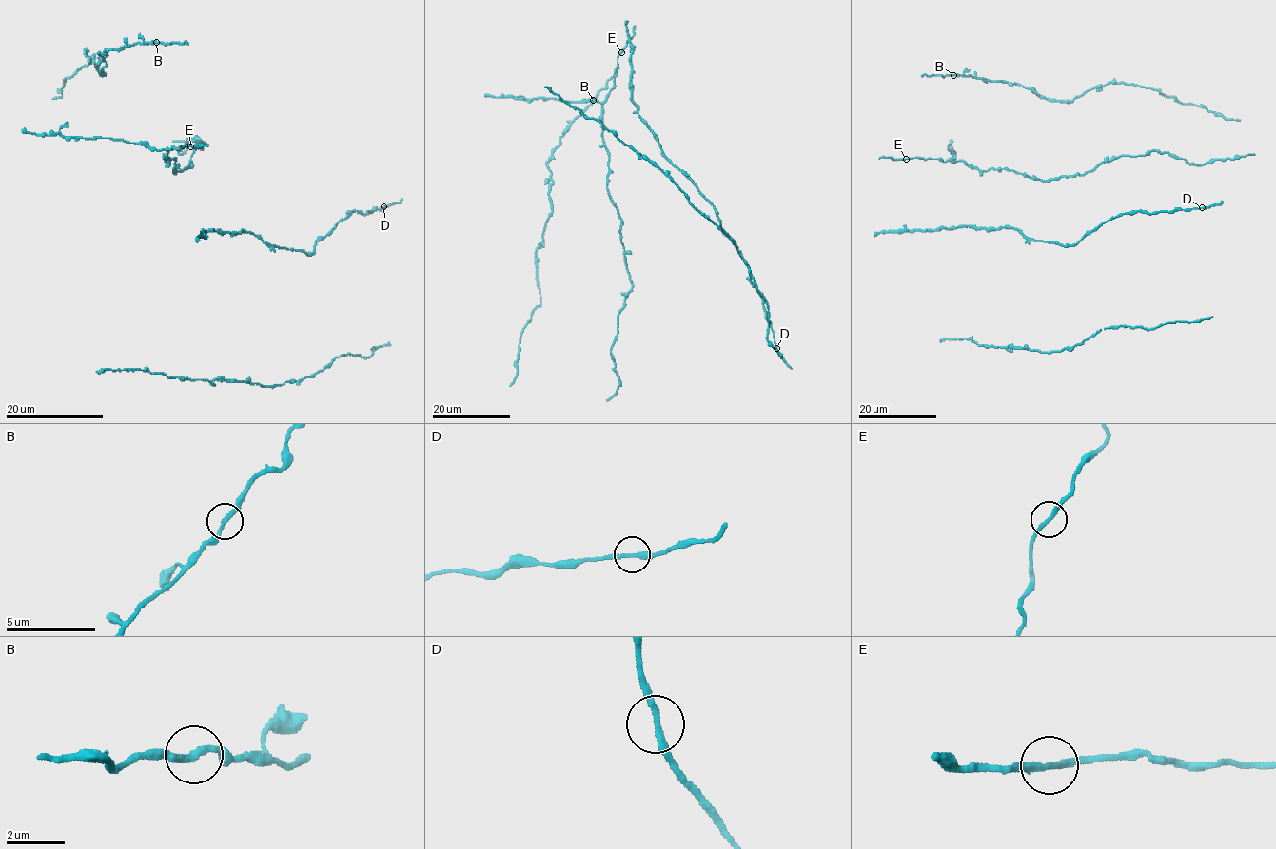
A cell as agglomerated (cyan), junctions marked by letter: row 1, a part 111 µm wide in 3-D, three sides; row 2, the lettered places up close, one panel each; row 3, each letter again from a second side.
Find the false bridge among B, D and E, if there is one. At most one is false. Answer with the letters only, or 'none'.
none

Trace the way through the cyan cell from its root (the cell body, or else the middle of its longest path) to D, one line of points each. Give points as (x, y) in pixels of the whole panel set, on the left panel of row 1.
D: (206, 230), (249, 231), (271, 244), (311, 255), (315, 243), (354, 211), (364, 214), (382, 207)

